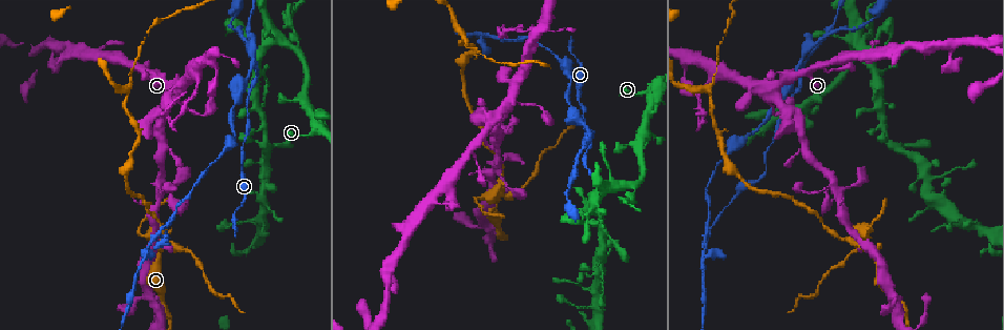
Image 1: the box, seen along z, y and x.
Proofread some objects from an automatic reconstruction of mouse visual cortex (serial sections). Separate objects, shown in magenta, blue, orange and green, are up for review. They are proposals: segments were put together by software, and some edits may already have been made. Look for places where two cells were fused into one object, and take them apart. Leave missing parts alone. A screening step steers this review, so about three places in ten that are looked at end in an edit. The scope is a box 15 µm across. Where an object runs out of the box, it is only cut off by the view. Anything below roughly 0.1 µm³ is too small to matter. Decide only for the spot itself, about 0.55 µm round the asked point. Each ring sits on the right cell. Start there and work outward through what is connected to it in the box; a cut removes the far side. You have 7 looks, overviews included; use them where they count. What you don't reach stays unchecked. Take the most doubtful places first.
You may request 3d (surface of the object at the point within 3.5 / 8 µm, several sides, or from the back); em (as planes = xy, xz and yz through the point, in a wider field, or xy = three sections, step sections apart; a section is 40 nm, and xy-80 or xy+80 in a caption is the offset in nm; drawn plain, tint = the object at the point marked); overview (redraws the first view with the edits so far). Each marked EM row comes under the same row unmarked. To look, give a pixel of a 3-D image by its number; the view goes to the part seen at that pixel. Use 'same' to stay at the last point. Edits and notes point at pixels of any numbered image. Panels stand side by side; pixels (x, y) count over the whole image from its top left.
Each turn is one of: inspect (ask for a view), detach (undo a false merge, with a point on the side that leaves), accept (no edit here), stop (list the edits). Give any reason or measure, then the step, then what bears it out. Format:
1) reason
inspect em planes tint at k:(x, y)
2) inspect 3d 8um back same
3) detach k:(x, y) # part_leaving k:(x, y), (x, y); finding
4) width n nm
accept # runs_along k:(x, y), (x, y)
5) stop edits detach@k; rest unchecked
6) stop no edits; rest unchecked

two arms in line, one across
inspect 3d 3.5um at 1:(591, 130)

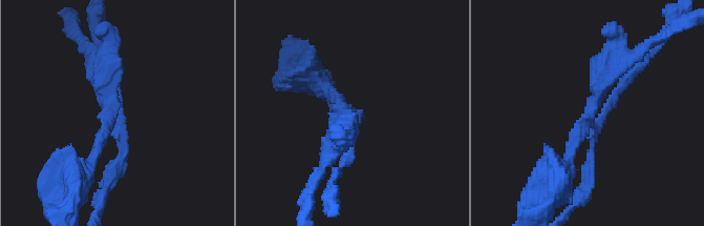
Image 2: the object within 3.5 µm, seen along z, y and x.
arms 3; arm_widths 200, 200, 350 nm; shape alone is not enough
inspect em xy step 3 tint at 2:(591, 125)

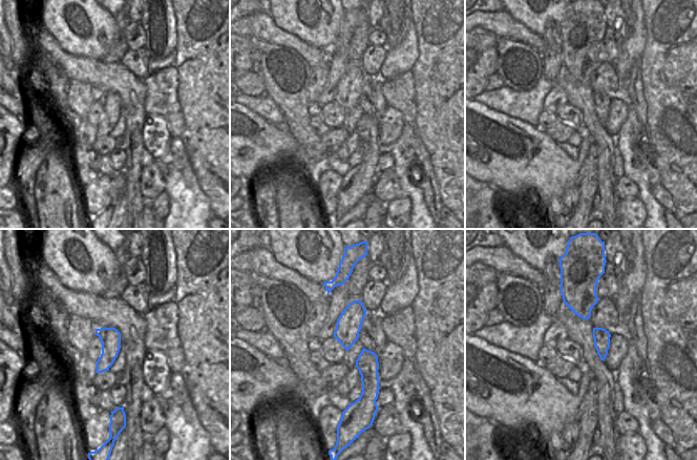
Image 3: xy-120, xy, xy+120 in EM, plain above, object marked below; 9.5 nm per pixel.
inspect em xy step 1 tint same

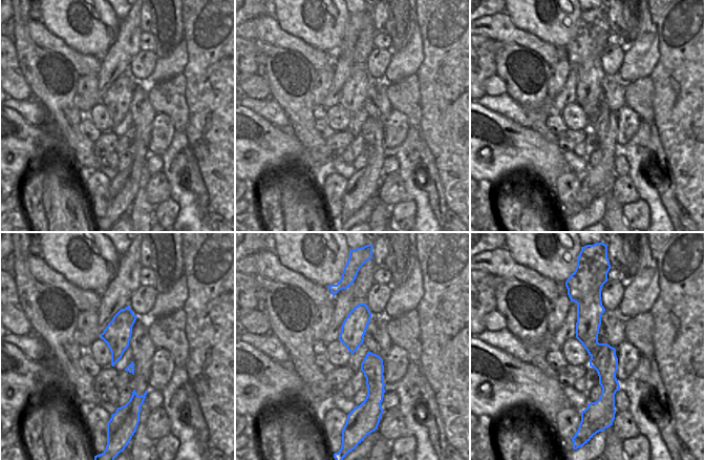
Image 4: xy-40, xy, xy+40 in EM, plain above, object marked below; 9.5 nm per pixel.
detach 2:(107, 48) # border 4:(599, 343), (591, 356); a second cell is stuck on

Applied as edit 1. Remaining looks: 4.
see it whole again
inspect overview

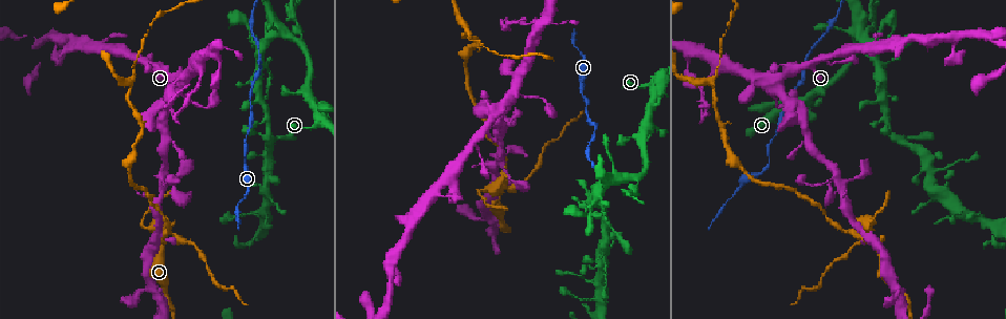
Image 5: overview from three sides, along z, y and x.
abrupt turn
inspect 3d 3.5um back at 5:(165, 240)

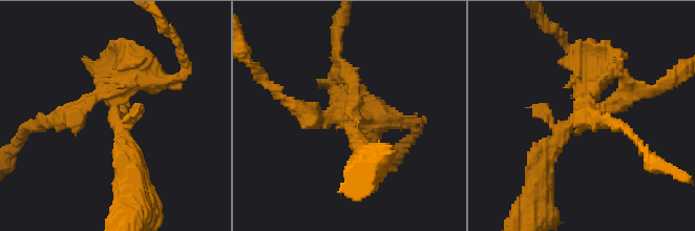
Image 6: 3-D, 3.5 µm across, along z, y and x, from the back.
shape alone is not enough
inspect em xy step 3 tint at 6:(117, 119)

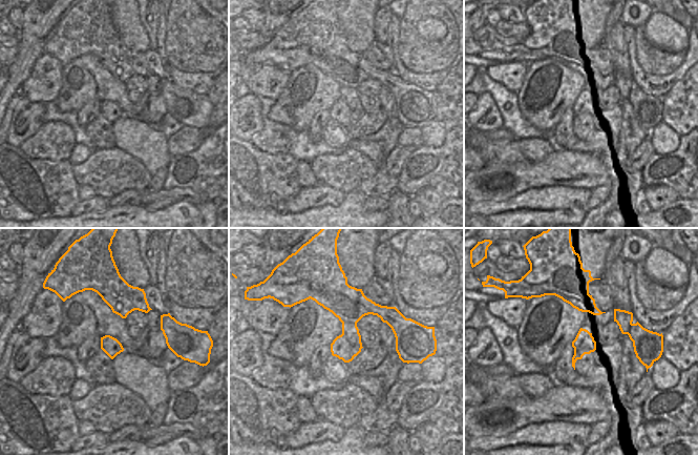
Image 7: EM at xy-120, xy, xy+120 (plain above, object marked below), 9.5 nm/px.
detach 6:(131, 75) # part_leaving 6:(114, 103), (134, 74), (170, 80), (186, 61); a second cell is stuck on

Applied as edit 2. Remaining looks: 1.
stop edits detach@2, detach@6; rest unchecked

